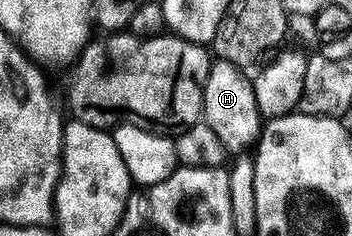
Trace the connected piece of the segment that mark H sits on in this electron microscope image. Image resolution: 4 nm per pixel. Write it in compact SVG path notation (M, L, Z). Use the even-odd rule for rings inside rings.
M223 59L211 62L208 81L204 85L202 119L220 137L227 153L246 153L257 144L264 120L256 105L256 93L251 76Z

